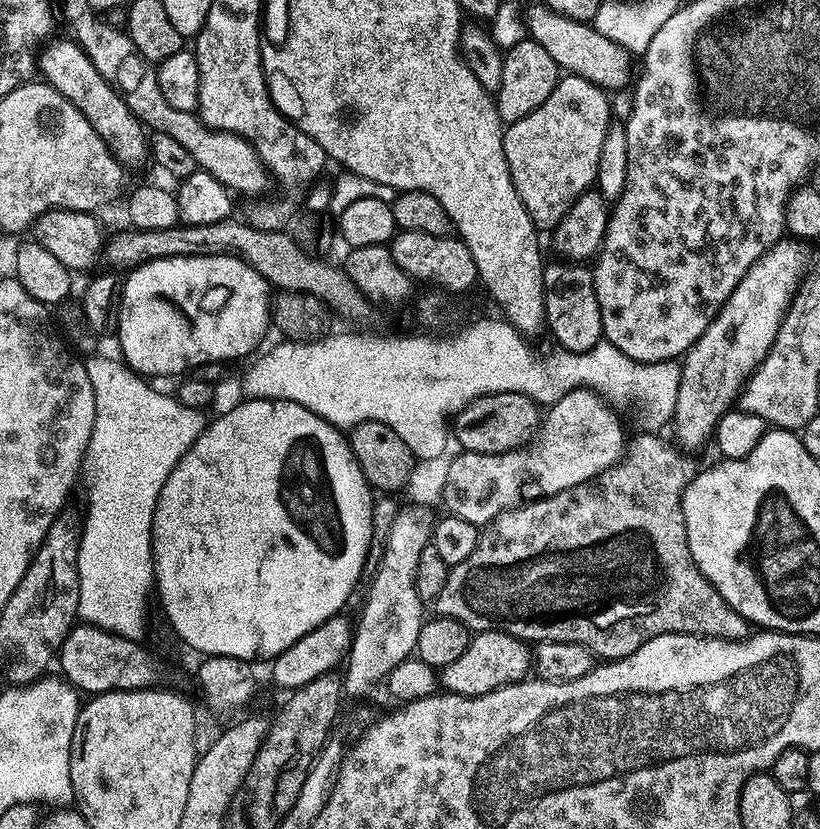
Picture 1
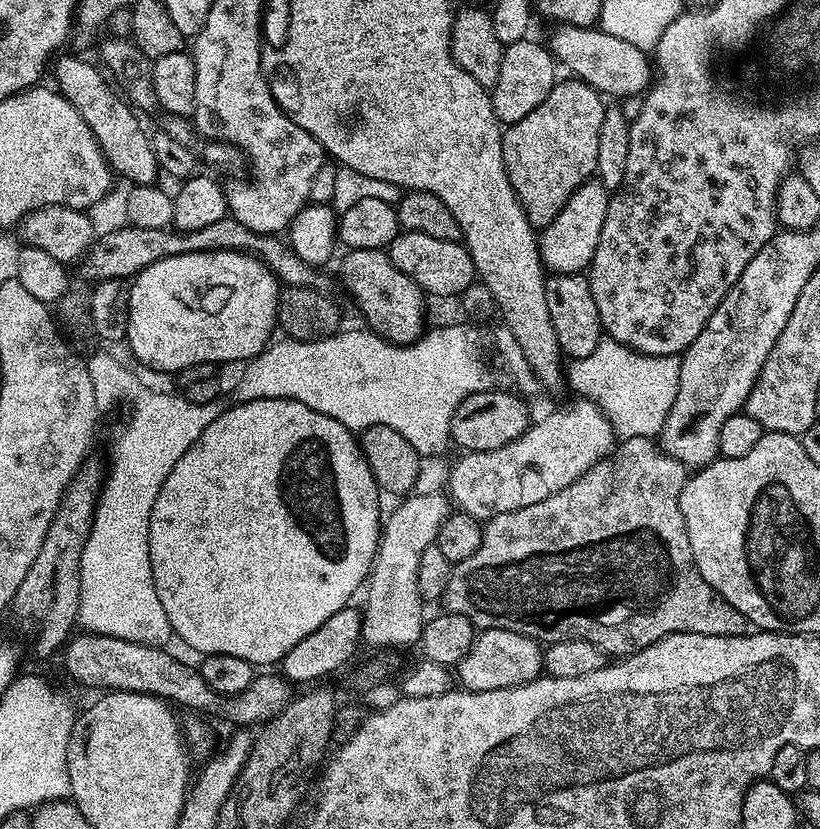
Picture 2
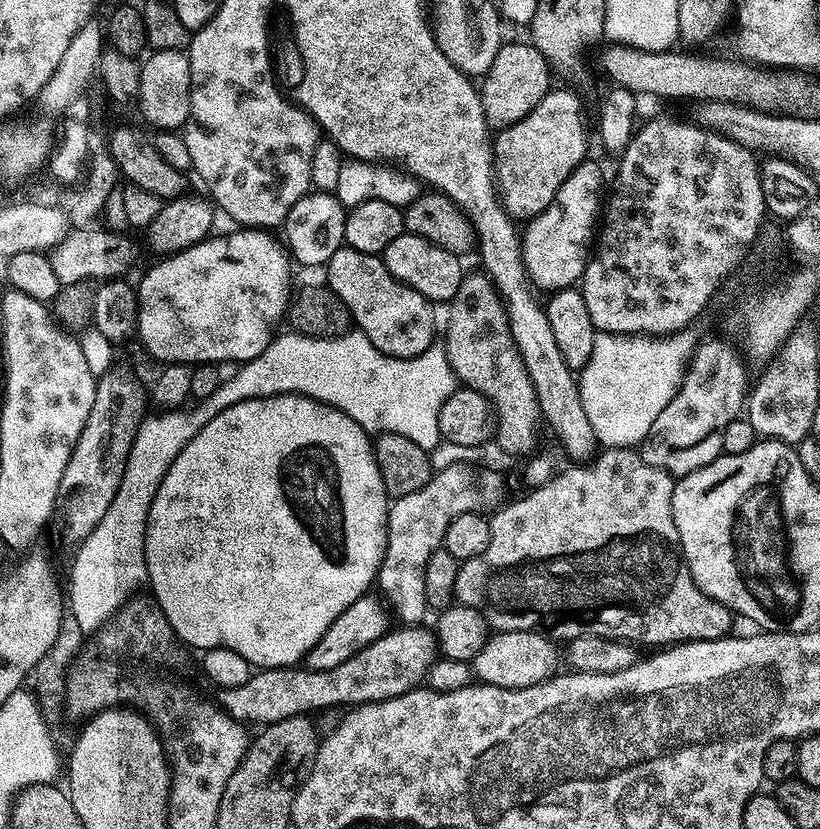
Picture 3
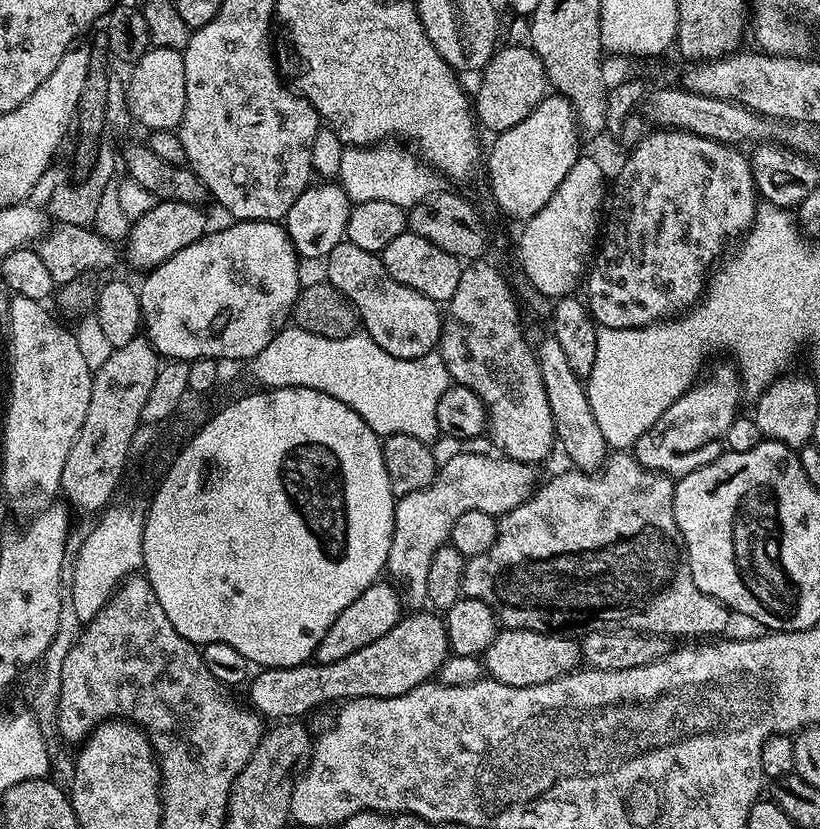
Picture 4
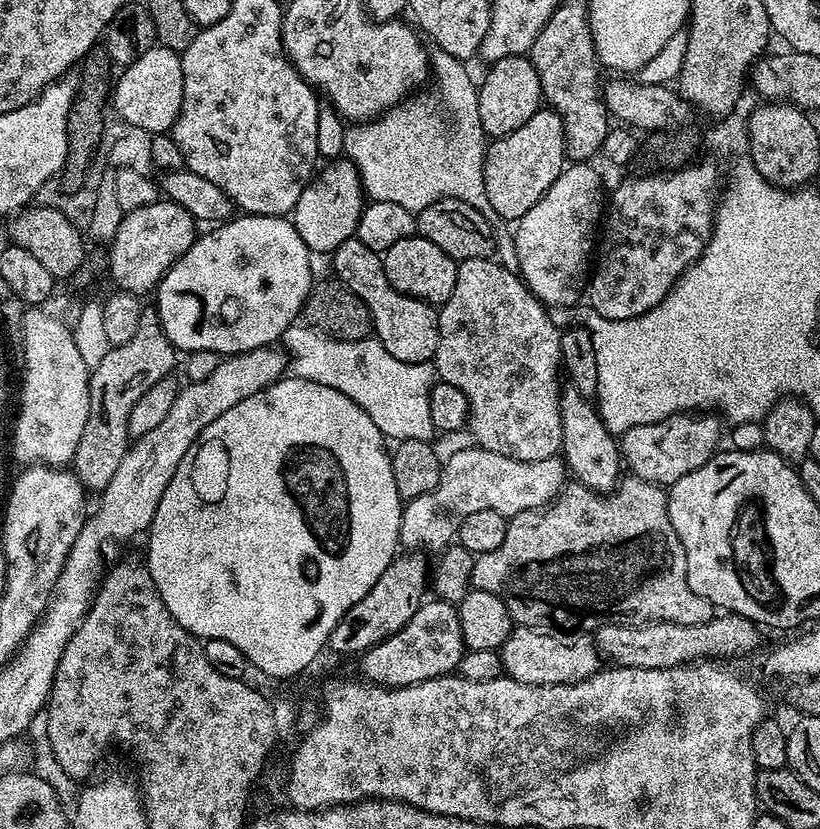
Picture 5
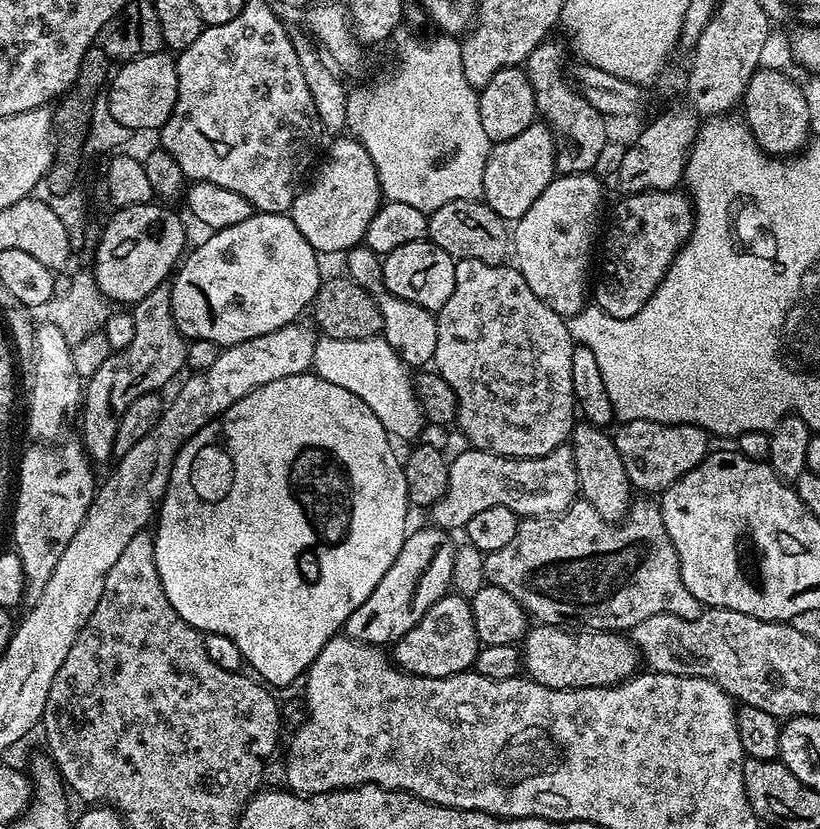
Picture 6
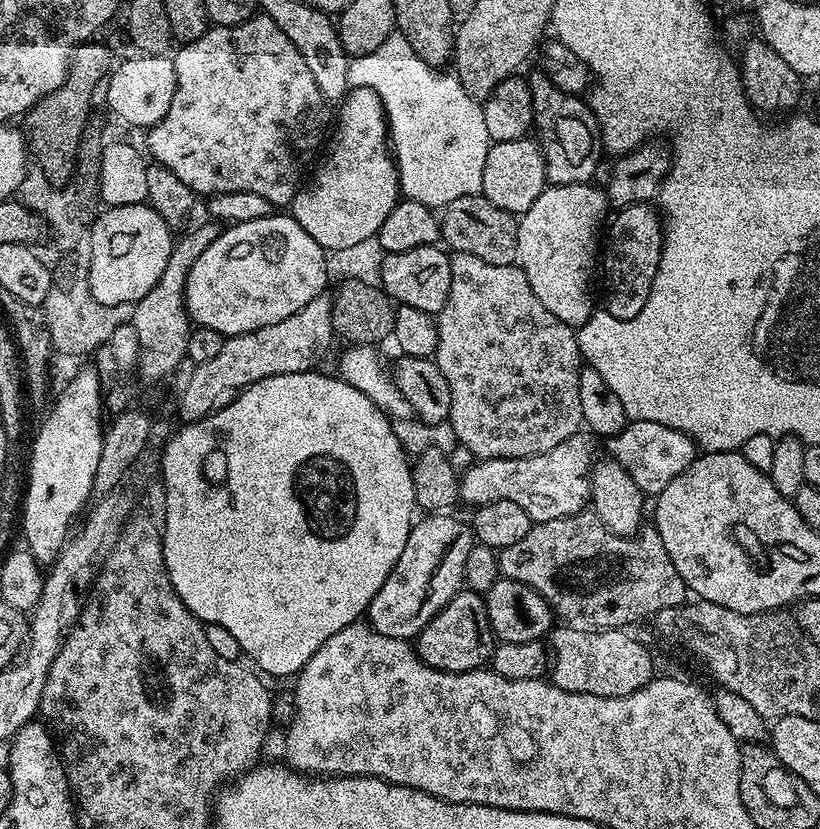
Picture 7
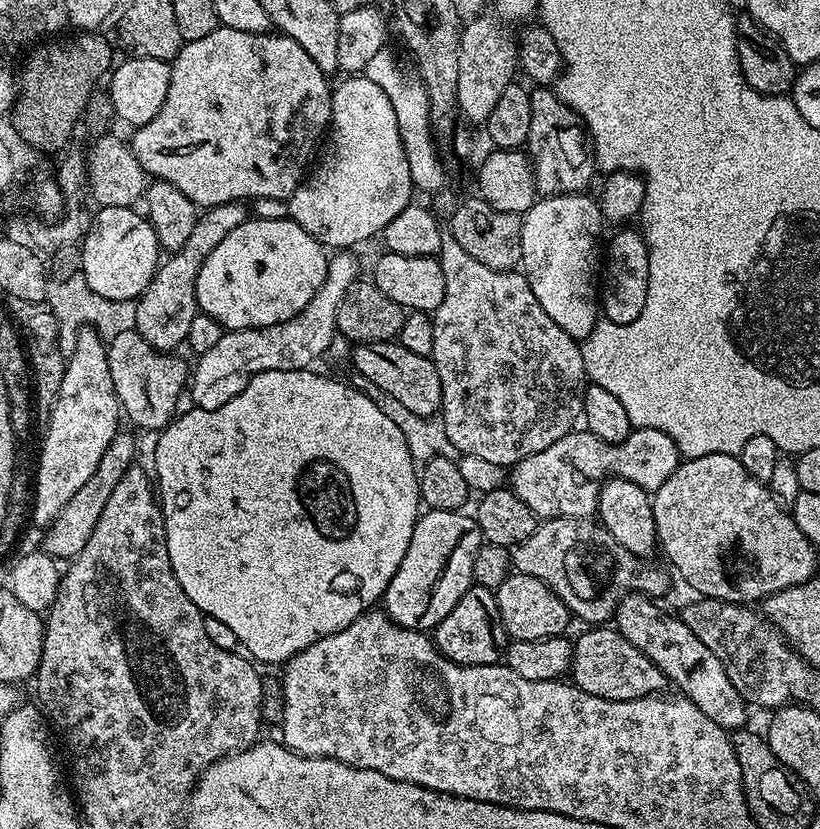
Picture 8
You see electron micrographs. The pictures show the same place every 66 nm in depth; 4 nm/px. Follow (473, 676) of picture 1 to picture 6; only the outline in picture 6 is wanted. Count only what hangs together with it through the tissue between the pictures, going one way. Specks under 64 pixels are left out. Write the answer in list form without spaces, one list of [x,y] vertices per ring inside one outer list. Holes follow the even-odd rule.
[[[536,624],[529,627],[522,641],[522,668],[527,679],[554,690],[610,688],[623,680],[631,680],[641,664],[640,654],[631,639],[615,632]]]

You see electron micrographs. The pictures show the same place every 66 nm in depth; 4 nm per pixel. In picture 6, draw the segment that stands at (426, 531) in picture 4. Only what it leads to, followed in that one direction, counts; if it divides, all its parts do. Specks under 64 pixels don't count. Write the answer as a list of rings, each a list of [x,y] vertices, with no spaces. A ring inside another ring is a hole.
[[[561,446],[550,450],[550,454],[545,456],[535,456],[534,458],[526,458],[525,460],[515,460],[513,456],[499,456],[498,454],[490,454],[489,452],[483,452],[474,447],[469,447],[468,452],[460,452],[456,457],[451,457],[448,465],[448,485],[446,490],[442,494],[442,498],[437,500],[435,504],[431,505],[430,512],[432,512],[431,523],[435,527],[443,528],[445,530],[463,529],[466,522],[470,522],[470,518],[474,518],[474,514],[478,514],[478,510],[490,510],[490,506],[506,506],[511,512],[516,513],[521,518],[527,518],[530,516],[556,516],[559,512],[565,512],[567,508],[572,505],[573,500],[577,499],[578,489],[580,483],[578,482],[578,474],[576,473],[576,463],[574,462],[574,454],[571,447]]]

